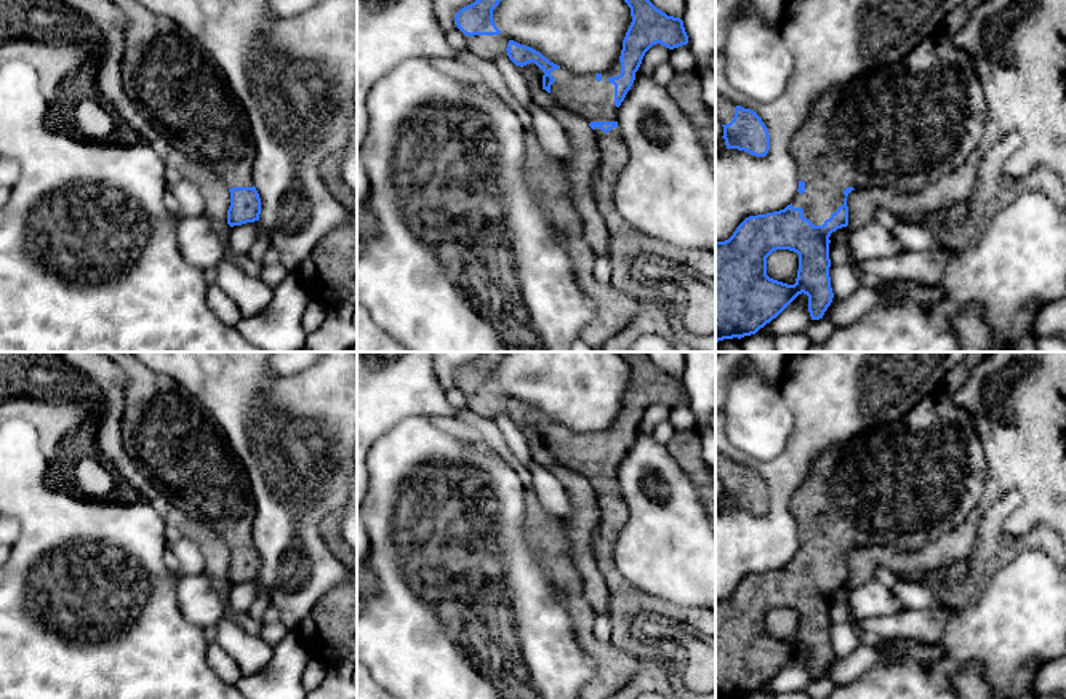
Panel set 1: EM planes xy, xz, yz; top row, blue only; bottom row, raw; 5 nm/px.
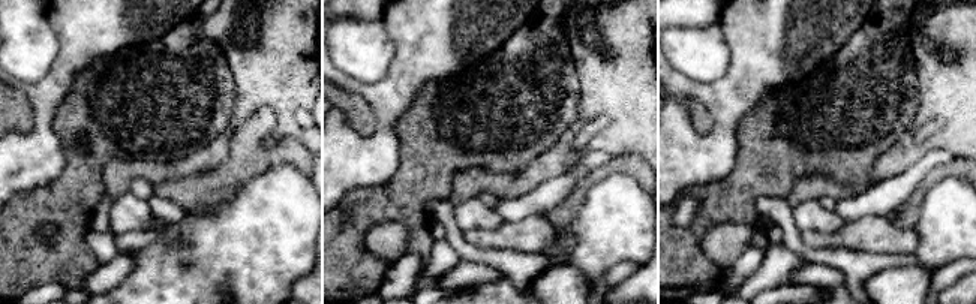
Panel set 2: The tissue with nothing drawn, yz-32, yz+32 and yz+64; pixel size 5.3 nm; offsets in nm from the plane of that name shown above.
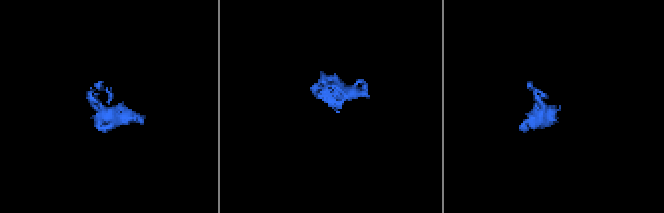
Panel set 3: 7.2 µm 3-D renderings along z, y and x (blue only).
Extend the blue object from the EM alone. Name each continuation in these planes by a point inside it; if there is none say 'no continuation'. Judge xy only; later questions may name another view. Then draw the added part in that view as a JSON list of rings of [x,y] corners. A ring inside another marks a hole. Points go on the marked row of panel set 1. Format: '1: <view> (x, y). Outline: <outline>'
1: xy (178, 87). Outline: [[[112,0],[126,16],[122,82],[157,133],[189,160],[208,168],[227,189],[253,187],[254,146],[251,126],[240,99],[232,93],[222,69],[174,21],[144,8],[138,0]]]

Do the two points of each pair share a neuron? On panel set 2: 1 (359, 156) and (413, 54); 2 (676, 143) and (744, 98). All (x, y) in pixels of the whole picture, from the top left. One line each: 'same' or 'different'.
1: same
2: same

